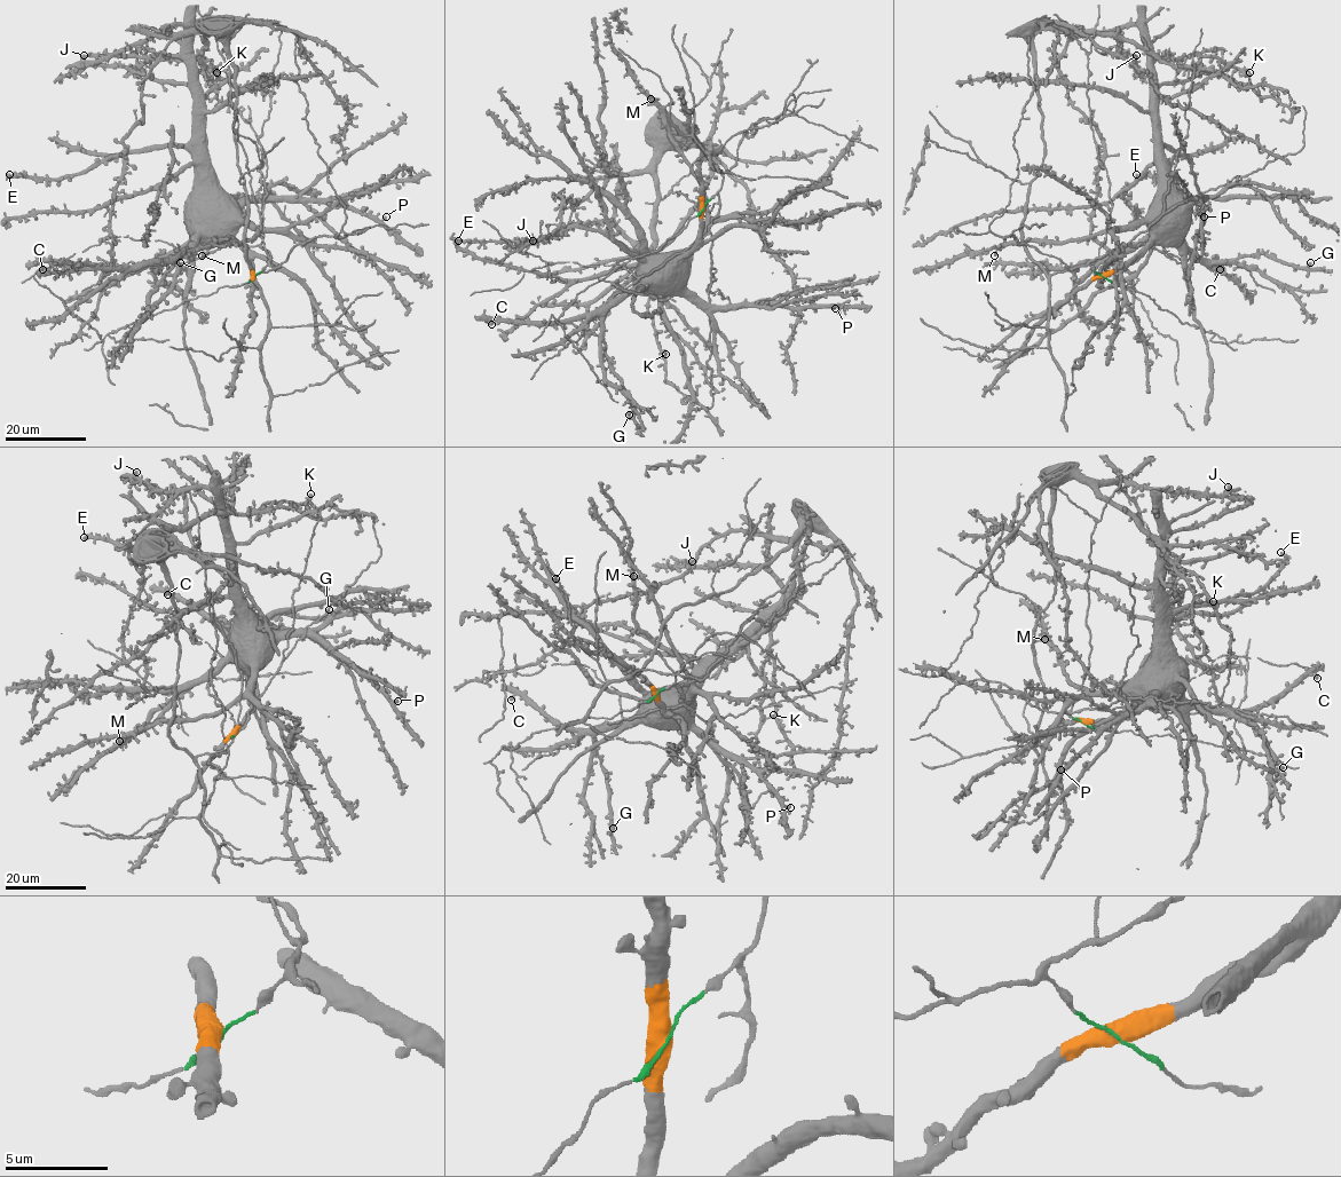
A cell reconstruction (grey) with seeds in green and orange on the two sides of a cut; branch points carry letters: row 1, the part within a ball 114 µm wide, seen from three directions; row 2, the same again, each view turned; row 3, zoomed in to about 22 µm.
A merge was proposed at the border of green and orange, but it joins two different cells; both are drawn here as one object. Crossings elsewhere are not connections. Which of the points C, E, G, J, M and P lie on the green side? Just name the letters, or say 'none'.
none

